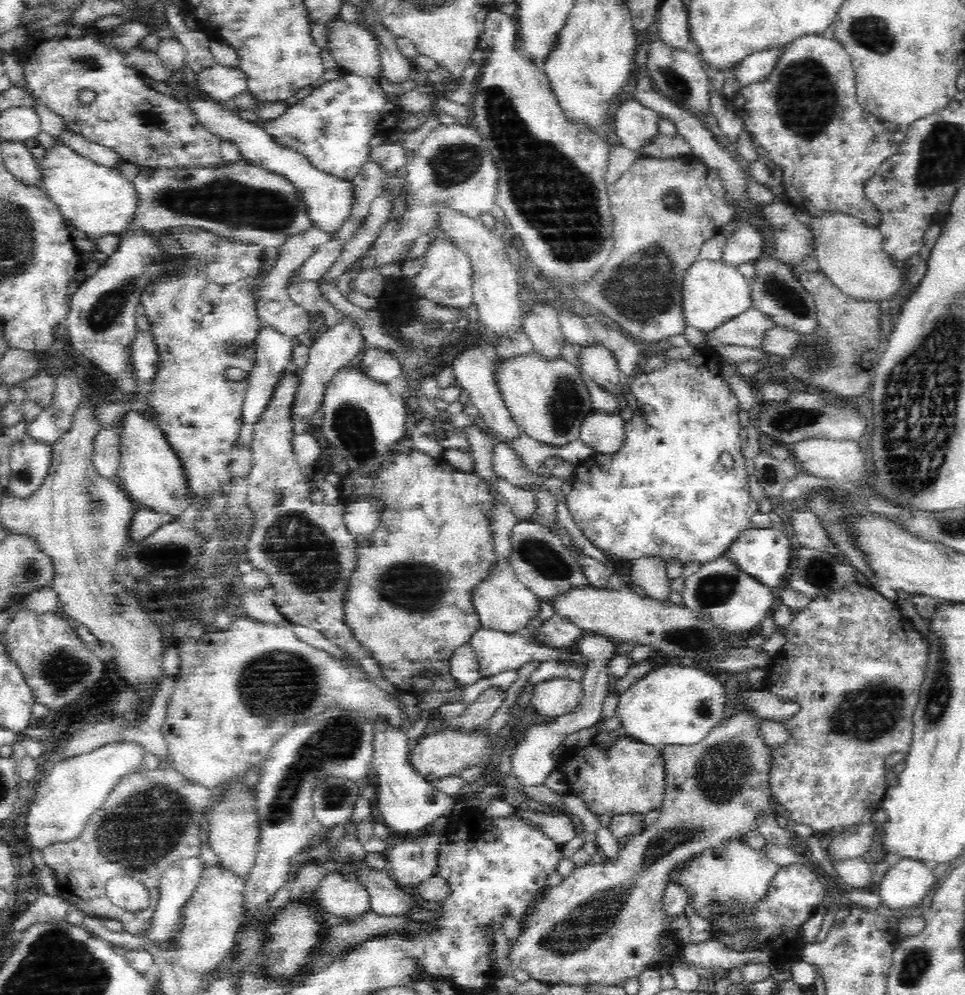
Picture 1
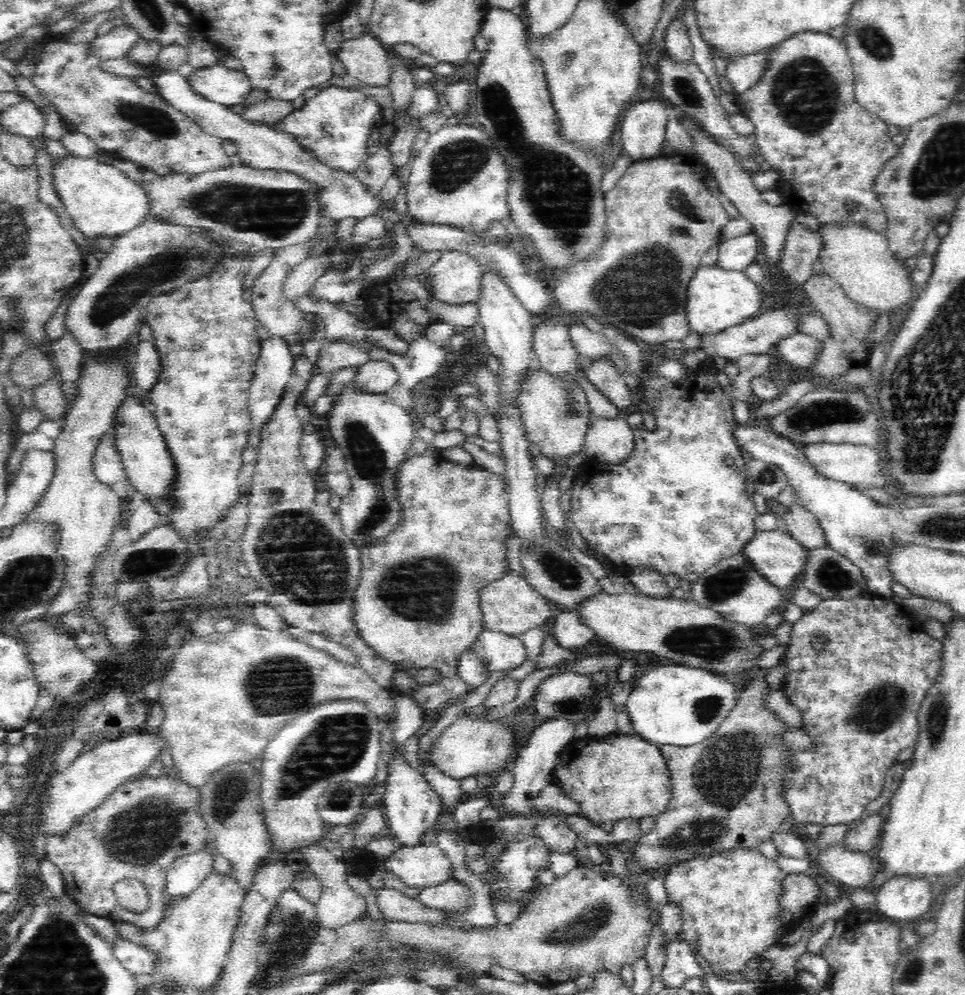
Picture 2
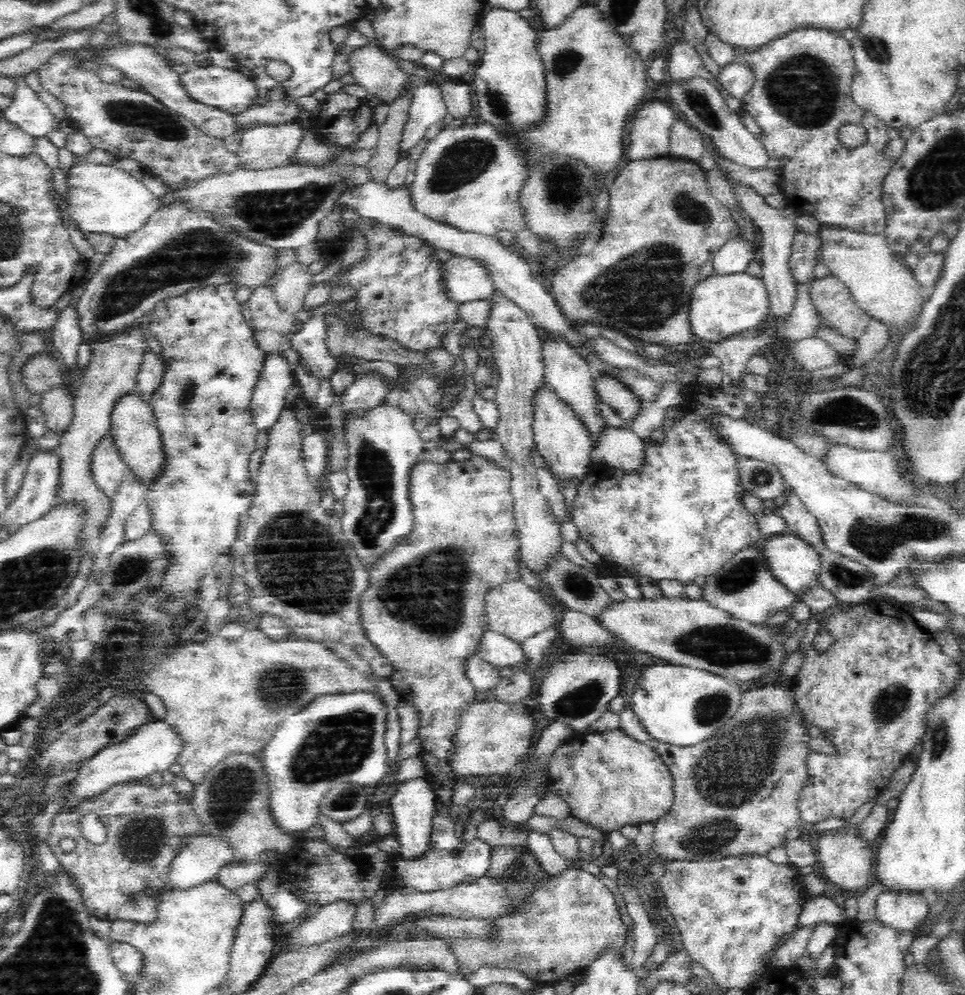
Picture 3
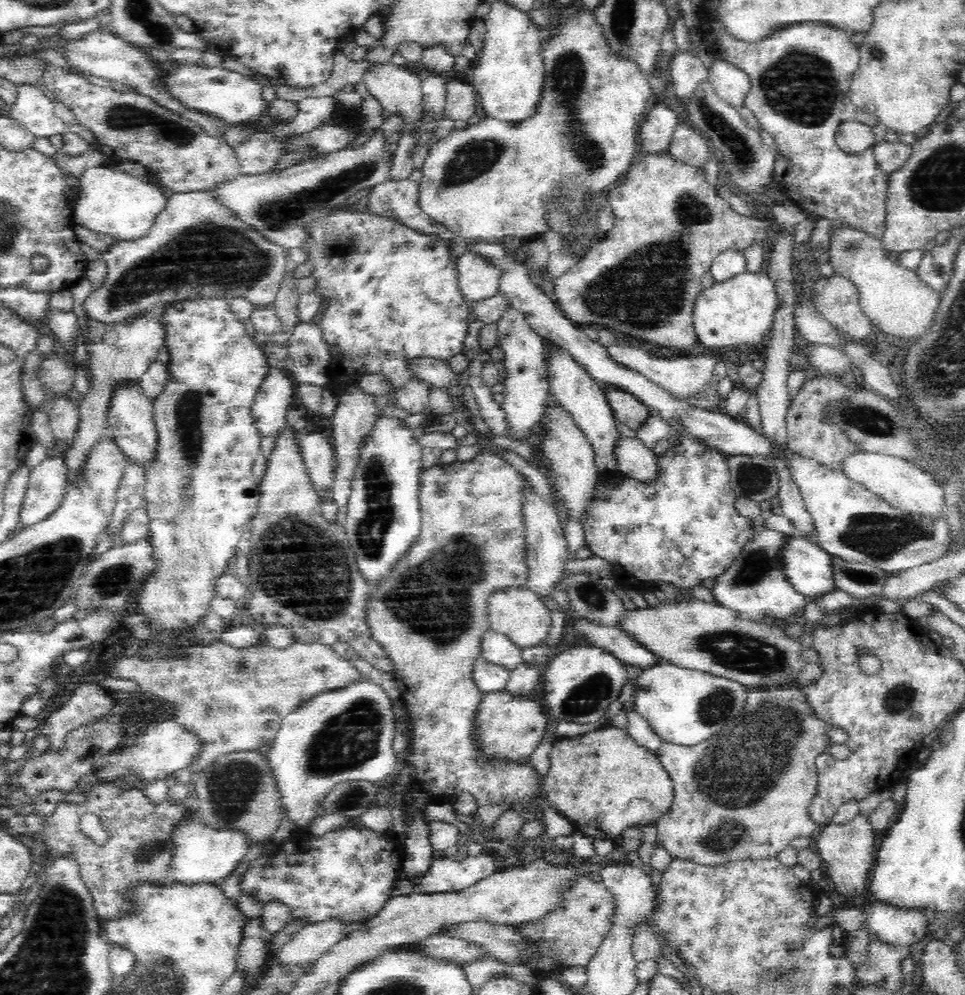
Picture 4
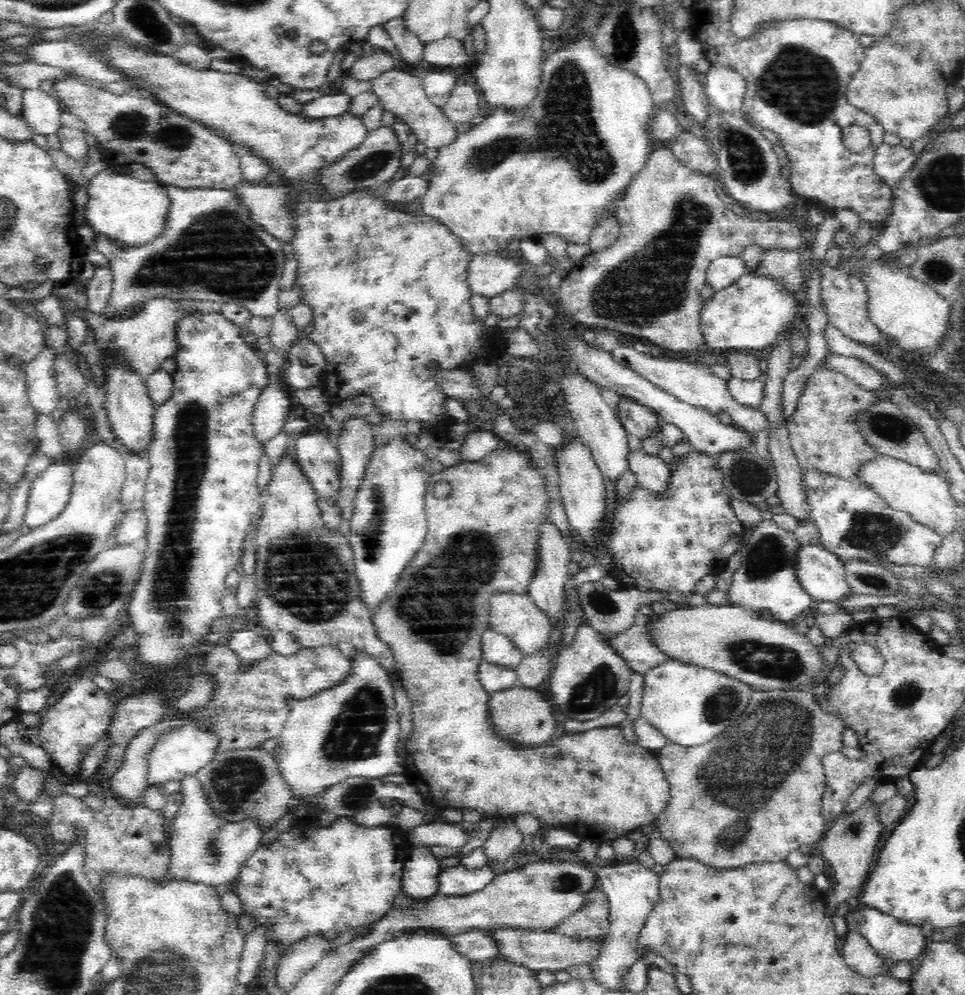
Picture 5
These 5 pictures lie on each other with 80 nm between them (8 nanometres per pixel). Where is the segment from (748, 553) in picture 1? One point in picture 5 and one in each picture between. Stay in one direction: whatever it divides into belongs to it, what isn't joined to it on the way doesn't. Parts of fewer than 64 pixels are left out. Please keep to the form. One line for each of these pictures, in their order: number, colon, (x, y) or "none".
2: (778, 556)
3: (796, 564)
4: (809, 568)
5: (822, 575)

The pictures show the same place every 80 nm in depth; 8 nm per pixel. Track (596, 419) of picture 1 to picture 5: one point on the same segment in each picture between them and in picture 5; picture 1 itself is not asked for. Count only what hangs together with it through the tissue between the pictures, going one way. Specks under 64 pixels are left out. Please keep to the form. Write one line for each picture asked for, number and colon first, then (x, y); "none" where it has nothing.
2: (611, 441)
3: (620, 448)
4: (636, 461)
5: (653, 474)

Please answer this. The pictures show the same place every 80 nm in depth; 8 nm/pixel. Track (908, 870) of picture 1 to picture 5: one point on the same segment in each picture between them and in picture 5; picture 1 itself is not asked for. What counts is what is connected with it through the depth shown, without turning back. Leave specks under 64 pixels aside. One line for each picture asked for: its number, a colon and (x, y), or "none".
2: (902, 899)
3: (904, 913)
4: (896, 927)
5: (892, 940)

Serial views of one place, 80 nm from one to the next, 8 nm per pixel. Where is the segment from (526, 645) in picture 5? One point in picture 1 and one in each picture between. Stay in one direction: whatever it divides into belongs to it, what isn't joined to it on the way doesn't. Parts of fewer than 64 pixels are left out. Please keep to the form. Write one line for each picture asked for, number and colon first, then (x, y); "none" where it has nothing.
1: (503, 603)
2: (510, 606)
3: (514, 609)
4: (518, 613)

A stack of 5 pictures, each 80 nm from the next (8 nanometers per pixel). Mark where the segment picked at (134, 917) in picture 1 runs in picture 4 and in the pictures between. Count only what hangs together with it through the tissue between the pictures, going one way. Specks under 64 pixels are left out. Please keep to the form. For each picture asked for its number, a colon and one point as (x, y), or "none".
2: (142, 827)
3: (146, 826)
4: (138, 849)

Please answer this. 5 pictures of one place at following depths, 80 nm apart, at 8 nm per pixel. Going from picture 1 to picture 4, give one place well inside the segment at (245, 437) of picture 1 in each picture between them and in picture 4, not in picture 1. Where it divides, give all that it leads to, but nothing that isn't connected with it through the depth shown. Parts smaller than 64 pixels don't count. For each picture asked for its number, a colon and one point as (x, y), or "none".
2: (275, 363)
3: (268, 400)
4: (271, 404)

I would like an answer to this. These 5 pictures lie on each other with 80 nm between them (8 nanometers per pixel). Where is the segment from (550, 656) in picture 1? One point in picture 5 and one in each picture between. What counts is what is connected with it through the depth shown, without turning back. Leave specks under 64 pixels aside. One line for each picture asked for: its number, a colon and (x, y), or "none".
2: (499, 651)
3: (499, 650)
4: (497, 648)
5: (497, 649)

